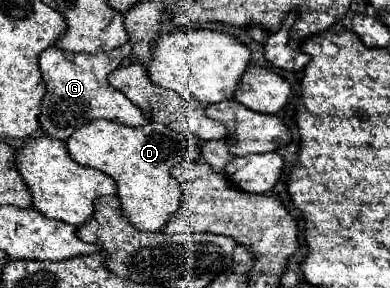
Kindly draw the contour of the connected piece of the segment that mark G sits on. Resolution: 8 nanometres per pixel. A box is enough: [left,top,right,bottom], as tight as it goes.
[38,44,148,140]

